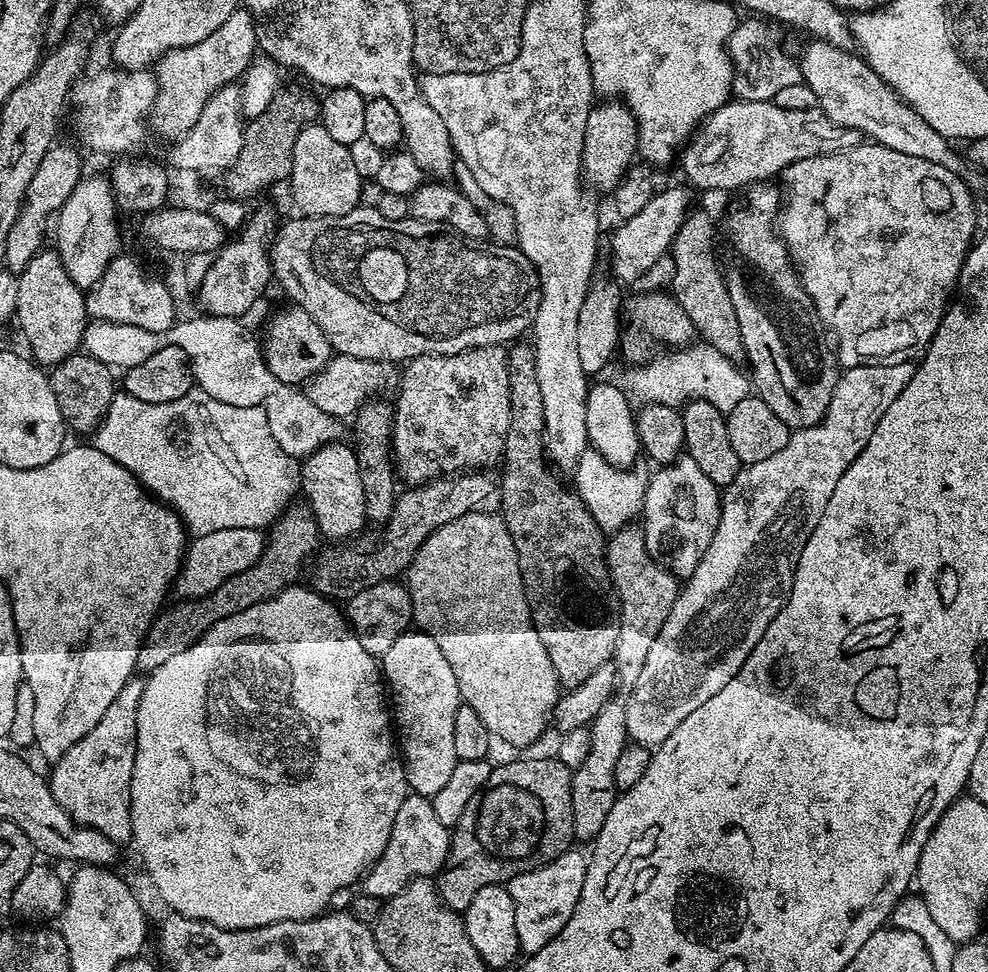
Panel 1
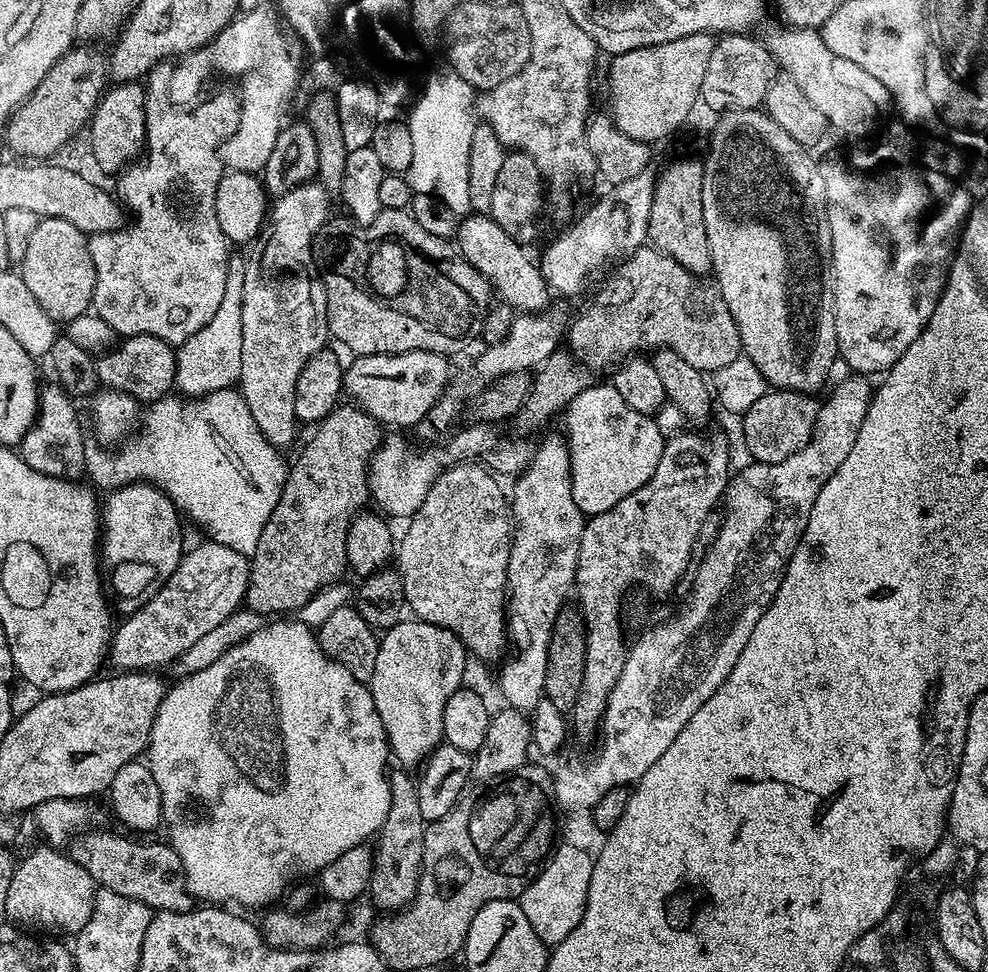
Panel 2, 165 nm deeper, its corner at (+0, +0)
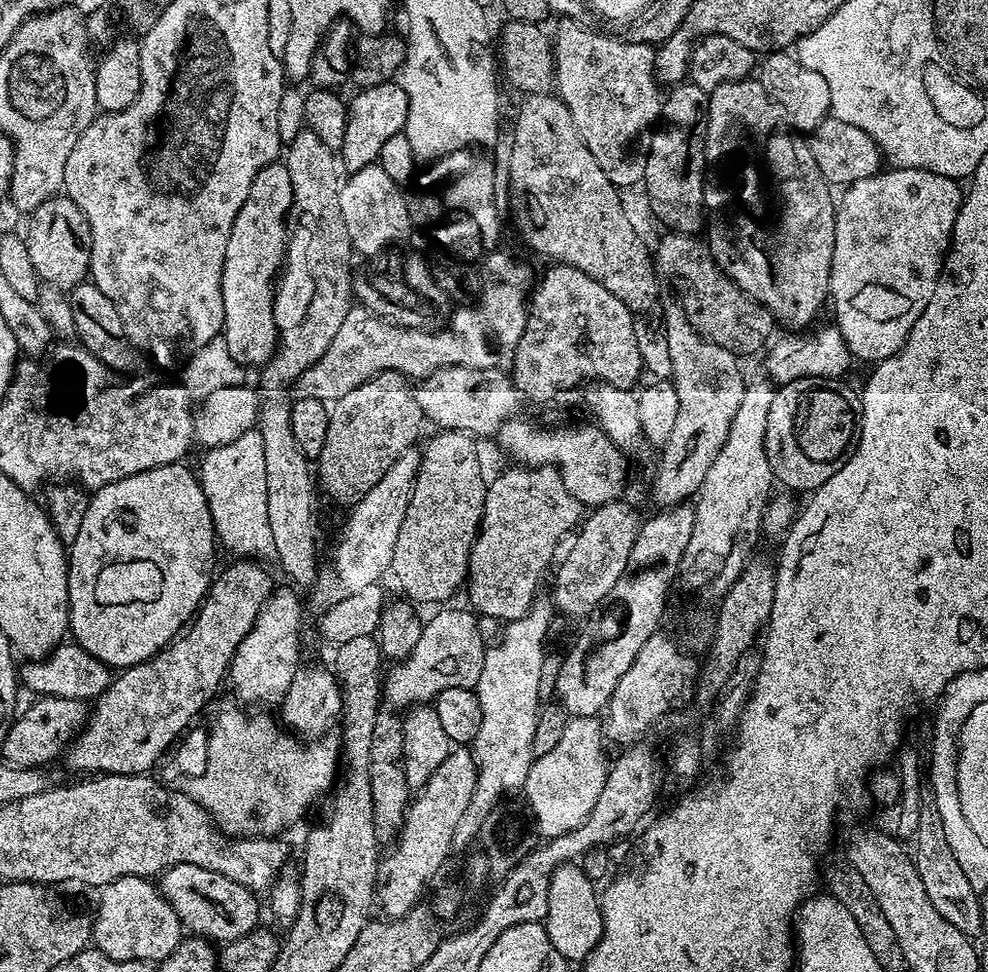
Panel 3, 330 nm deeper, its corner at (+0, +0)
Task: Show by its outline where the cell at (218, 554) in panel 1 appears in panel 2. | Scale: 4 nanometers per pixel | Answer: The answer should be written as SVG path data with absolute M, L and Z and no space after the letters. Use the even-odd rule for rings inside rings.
M203 543L197 548L189 547L180 557L174 574L143 601L145 604L137 612L115 625L107 655L110 664L116 667L113 669L121 673L167 669L178 654L194 646L198 638L216 629L245 603L250 579L249 557L230 550L230 546Z

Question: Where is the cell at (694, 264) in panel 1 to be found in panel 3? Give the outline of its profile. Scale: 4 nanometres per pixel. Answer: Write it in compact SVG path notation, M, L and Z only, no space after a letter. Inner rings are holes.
M691 82L669 87L660 105L659 121L652 133L643 182L655 219L673 232L696 234L706 224L704 135L708 129L709 95L709 92L702 90L702 86Z

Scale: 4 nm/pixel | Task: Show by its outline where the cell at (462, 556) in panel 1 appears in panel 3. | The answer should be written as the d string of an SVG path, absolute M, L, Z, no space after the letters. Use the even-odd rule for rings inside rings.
M440 430L437 436L420 452L420 469L416 485L410 494L410 506L406 506L406 518L402 518L402 530L398 530L398 542L394 545L391 575L396 575L400 588L407 599L417 605L448 602L456 591L465 587L468 579L468 563L471 548L475 544L483 518L486 498L486 477L480 469L480 456L476 453L477 441L469 433Z

